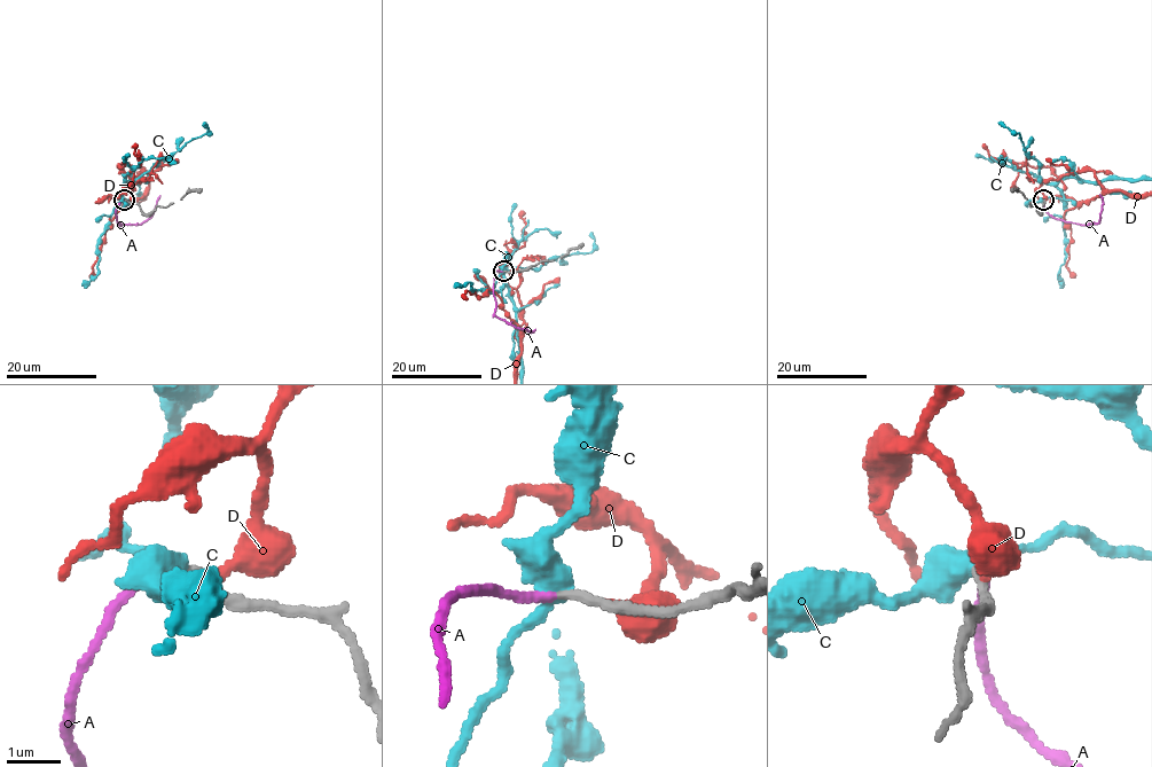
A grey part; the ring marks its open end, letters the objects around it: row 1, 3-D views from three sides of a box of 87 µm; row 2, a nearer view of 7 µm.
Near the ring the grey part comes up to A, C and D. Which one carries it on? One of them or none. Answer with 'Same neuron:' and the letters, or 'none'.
Same neuron: A

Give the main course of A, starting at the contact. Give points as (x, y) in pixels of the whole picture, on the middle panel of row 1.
A: (503, 271), (496, 271), (493, 276), (495, 313), (531, 333), (535, 329)

